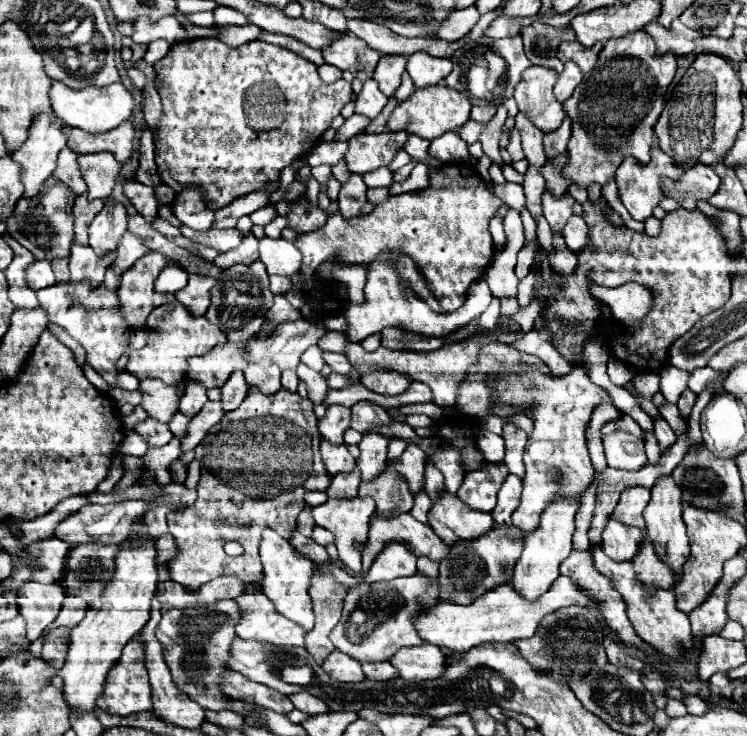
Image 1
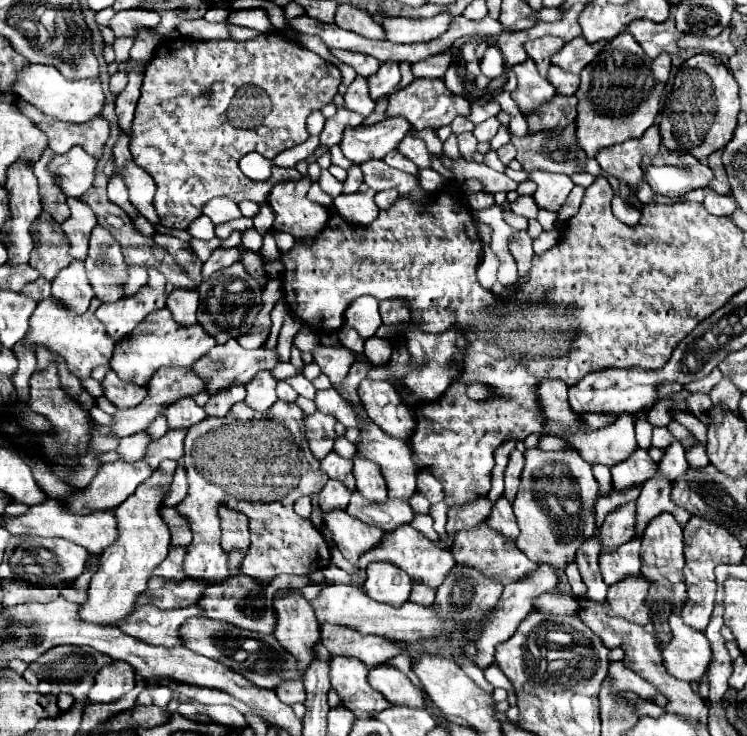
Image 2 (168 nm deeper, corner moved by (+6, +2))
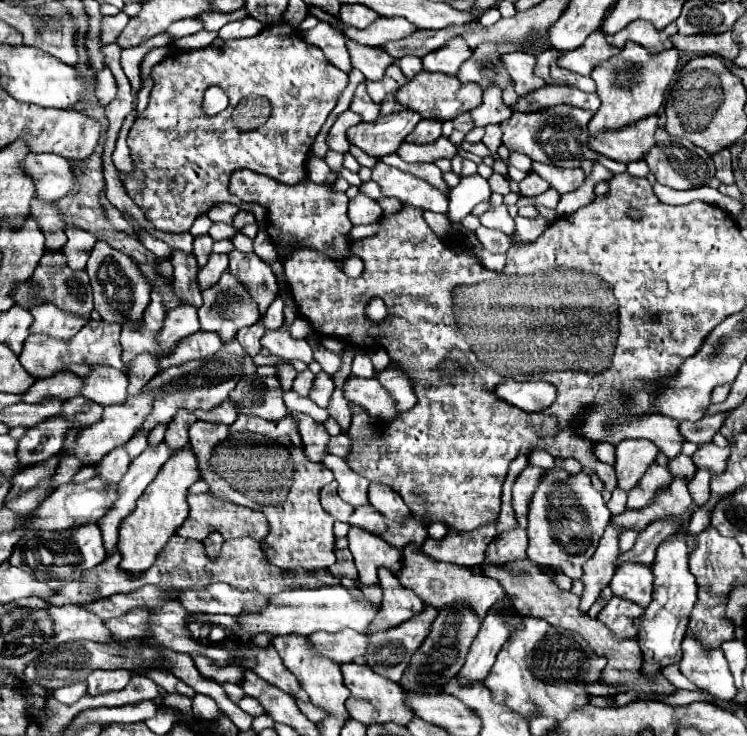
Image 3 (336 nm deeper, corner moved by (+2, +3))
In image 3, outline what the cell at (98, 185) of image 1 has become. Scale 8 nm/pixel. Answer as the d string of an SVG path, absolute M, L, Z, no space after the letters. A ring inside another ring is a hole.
M29 153L21 167L25 167L23 171L35 181L35 197L45 203L61 199L75 185L71 175L71 161L53 153Z

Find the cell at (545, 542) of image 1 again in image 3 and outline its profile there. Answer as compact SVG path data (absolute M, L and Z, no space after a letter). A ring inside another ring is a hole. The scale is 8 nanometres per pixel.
M493 607L489 615L481 623L481 631L471 643L471 649L467 653L463 669L457 673L457 681L463 687L469 687L473 683L485 681L489 675L495 657L501 649L501 645L509 639L511 629L507 625L507 615L499 611L499 607Z

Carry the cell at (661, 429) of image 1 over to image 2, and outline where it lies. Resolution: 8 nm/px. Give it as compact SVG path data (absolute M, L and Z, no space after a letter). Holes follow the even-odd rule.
M673 440L673 444L665 448L665 454L663 454L661 462L659 462L661 474L673 482L673 480L677 480L677 476L681 476L681 472L685 472L687 466L689 464L685 460L681 442L679 440Z

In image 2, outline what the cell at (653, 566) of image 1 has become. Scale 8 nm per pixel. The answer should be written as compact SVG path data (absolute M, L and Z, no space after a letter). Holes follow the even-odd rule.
M627 576L609 586L607 602L611 604L611 616L621 616L633 620L635 624L649 624L649 604L647 604L649 580L639 576Z

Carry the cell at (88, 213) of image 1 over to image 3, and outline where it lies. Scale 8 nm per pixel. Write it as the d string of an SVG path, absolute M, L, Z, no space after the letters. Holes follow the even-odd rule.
M67 229L67 245L63 249L63 255L67 257L67 265L77 271L77 269L85 269L85 263L89 259L89 251L95 245L95 237L85 233L85 231L77 231L77 229Z

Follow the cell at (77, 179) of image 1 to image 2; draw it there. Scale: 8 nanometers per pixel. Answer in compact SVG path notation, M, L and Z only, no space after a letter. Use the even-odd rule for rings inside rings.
M47 146L41 154L41 158L37 160L37 164L33 164L33 172L41 184L41 204L43 210L49 212L57 222L63 222L69 216L69 206L67 206L67 198L61 192L61 188L57 186L55 176L49 172L49 162L55 158L53 150Z

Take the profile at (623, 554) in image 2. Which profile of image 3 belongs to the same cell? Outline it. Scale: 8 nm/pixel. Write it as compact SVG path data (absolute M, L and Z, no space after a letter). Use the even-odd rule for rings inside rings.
M623 563L617 567L611 585L613 593L621 599L629 599L639 607L647 607L651 603L653 593L653 573L647 565L641 563Z

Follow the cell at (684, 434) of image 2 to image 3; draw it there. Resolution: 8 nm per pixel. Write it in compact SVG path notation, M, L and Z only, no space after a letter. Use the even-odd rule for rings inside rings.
M705 443L693 455L693 463L697 463L699 469L709 471L713 477L713 475L721 475L725 471L729 455L731 455L729 447L717 447L715 443Z

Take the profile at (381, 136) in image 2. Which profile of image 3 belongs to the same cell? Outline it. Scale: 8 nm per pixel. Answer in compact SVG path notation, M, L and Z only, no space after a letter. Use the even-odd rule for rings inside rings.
M405 109L399 113L379 117L373 123L359 123L349 127L347 139L365 153L381 159L383 155L395 153L397 147L405 141L405 137L415 129L419 121L421 121L419 113Z

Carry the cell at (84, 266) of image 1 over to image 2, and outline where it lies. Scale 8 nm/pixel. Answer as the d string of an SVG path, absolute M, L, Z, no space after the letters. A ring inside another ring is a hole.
M73 260L67 268L63 268L53 280L51 294L57 296L57 300L63 304L69 304L69 308L73 308L77 314L85 312L91 298L95 296L85 276L85 264L81 260Z

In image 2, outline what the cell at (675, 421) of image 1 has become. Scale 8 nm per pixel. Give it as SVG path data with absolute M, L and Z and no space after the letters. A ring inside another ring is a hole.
M693 436L693 446L689 448L689 450L685 450L685 458L687 458L687 462L689 462L689 466L695 466L695 468L701 468L701 466L705 466L705 464L709 464L709 460L707 460L707 454L705 454L705 446Z

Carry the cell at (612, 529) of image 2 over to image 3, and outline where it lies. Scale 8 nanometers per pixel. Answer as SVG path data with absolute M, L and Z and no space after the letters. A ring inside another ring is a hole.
M609 523L595 555L583 563L581 581L585 585L585 591L583 591L581 603L579 603L581 613L587 613L589 607L597 601L601 589L611 583L611 577L615 573L615 559L619 557L619 549L617 549L619 535L621 535L621 529Z

